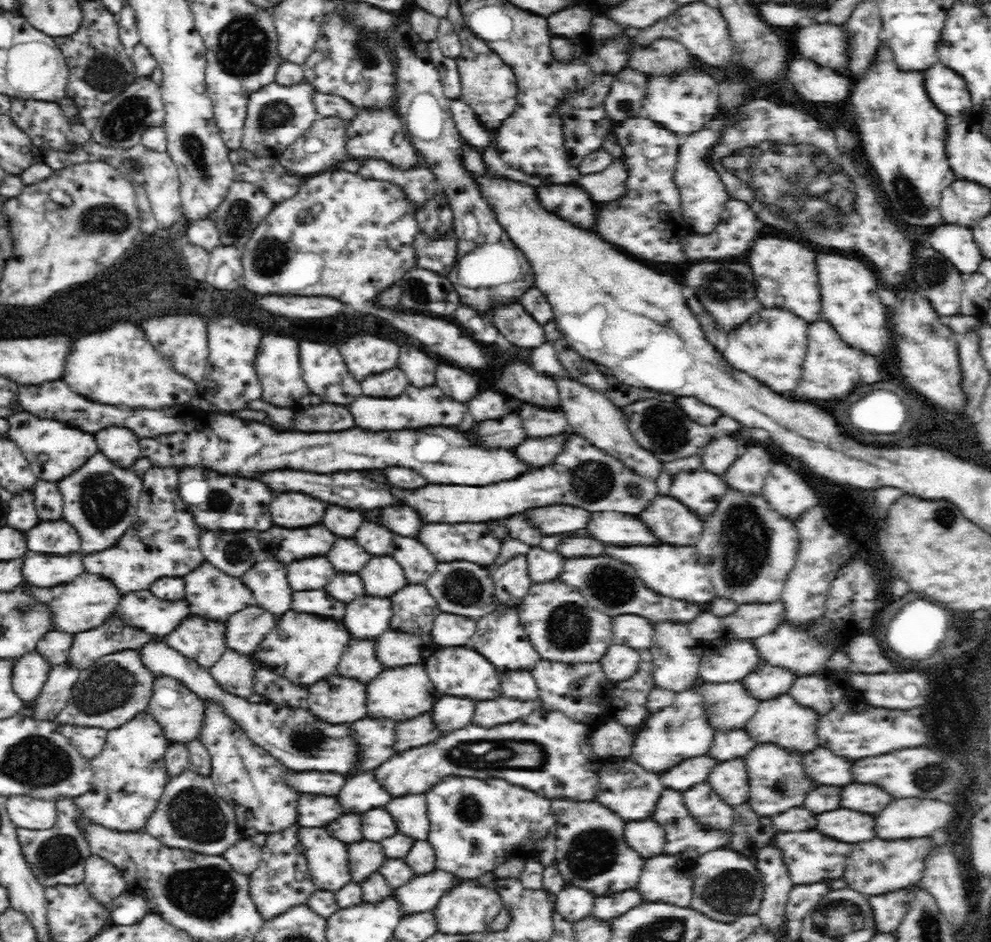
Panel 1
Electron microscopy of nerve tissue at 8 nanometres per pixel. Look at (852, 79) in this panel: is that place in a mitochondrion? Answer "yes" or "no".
no

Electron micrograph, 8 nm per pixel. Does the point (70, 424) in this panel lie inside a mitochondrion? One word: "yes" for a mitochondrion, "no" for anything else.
no

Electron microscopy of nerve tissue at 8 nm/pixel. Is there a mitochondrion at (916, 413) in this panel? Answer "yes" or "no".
no

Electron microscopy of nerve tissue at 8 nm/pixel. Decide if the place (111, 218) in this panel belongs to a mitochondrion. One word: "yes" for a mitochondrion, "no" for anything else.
yes

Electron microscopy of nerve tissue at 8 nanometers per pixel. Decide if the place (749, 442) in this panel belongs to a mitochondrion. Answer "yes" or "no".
no

